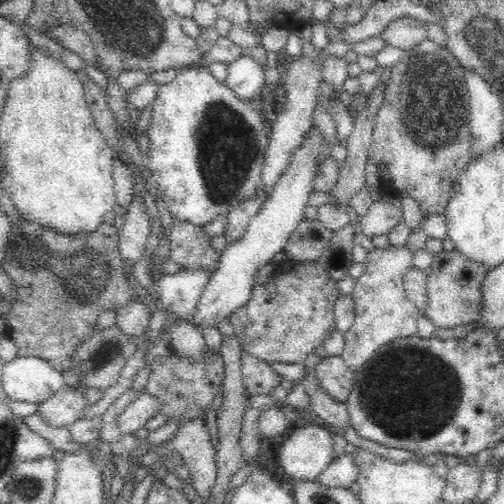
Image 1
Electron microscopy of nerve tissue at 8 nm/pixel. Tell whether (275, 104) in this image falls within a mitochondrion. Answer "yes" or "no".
no

